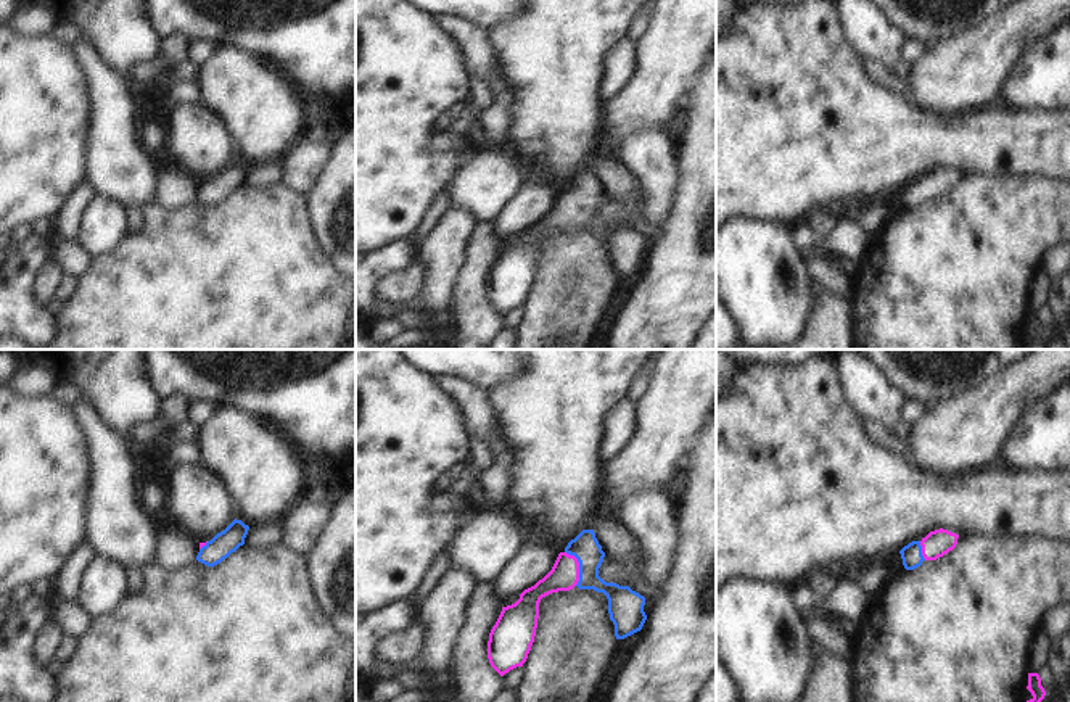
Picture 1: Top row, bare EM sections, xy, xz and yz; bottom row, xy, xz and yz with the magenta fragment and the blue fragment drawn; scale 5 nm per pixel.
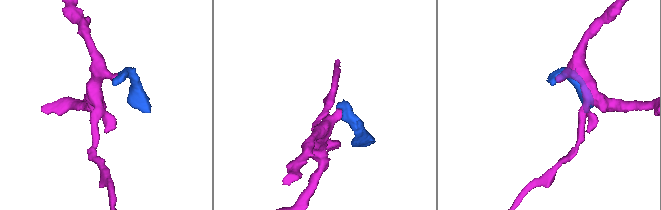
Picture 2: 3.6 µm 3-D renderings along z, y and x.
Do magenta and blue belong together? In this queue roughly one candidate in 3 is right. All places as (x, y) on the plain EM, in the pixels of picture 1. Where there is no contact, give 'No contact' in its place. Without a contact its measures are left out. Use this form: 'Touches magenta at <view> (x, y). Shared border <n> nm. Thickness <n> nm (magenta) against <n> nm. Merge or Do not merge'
Touches magenta at xz (578, 206). Shared border 190 nm. Thickness 140 nm (magenta) against 140 nm. Merge.

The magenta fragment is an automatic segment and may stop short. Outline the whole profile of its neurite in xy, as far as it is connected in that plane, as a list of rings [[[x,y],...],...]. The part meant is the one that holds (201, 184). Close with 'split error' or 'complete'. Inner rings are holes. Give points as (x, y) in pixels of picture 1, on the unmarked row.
[[[233,159],[224,171],[217,172],[211,180],[200,182],[196,200],[214,206],[245,184],[249,166],[241,159]]]; split error

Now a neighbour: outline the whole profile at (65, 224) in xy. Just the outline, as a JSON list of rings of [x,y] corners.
[[[82,180],[64,200],[60,211],[51,217],[51,251],[60,243],[77,240],[80,219],[88,203],[97,196],[93,187]]]

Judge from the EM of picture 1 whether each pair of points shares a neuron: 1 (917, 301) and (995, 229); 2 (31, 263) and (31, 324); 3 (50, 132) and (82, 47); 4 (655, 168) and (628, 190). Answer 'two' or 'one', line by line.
1: one
2: one
3: two
4: two

